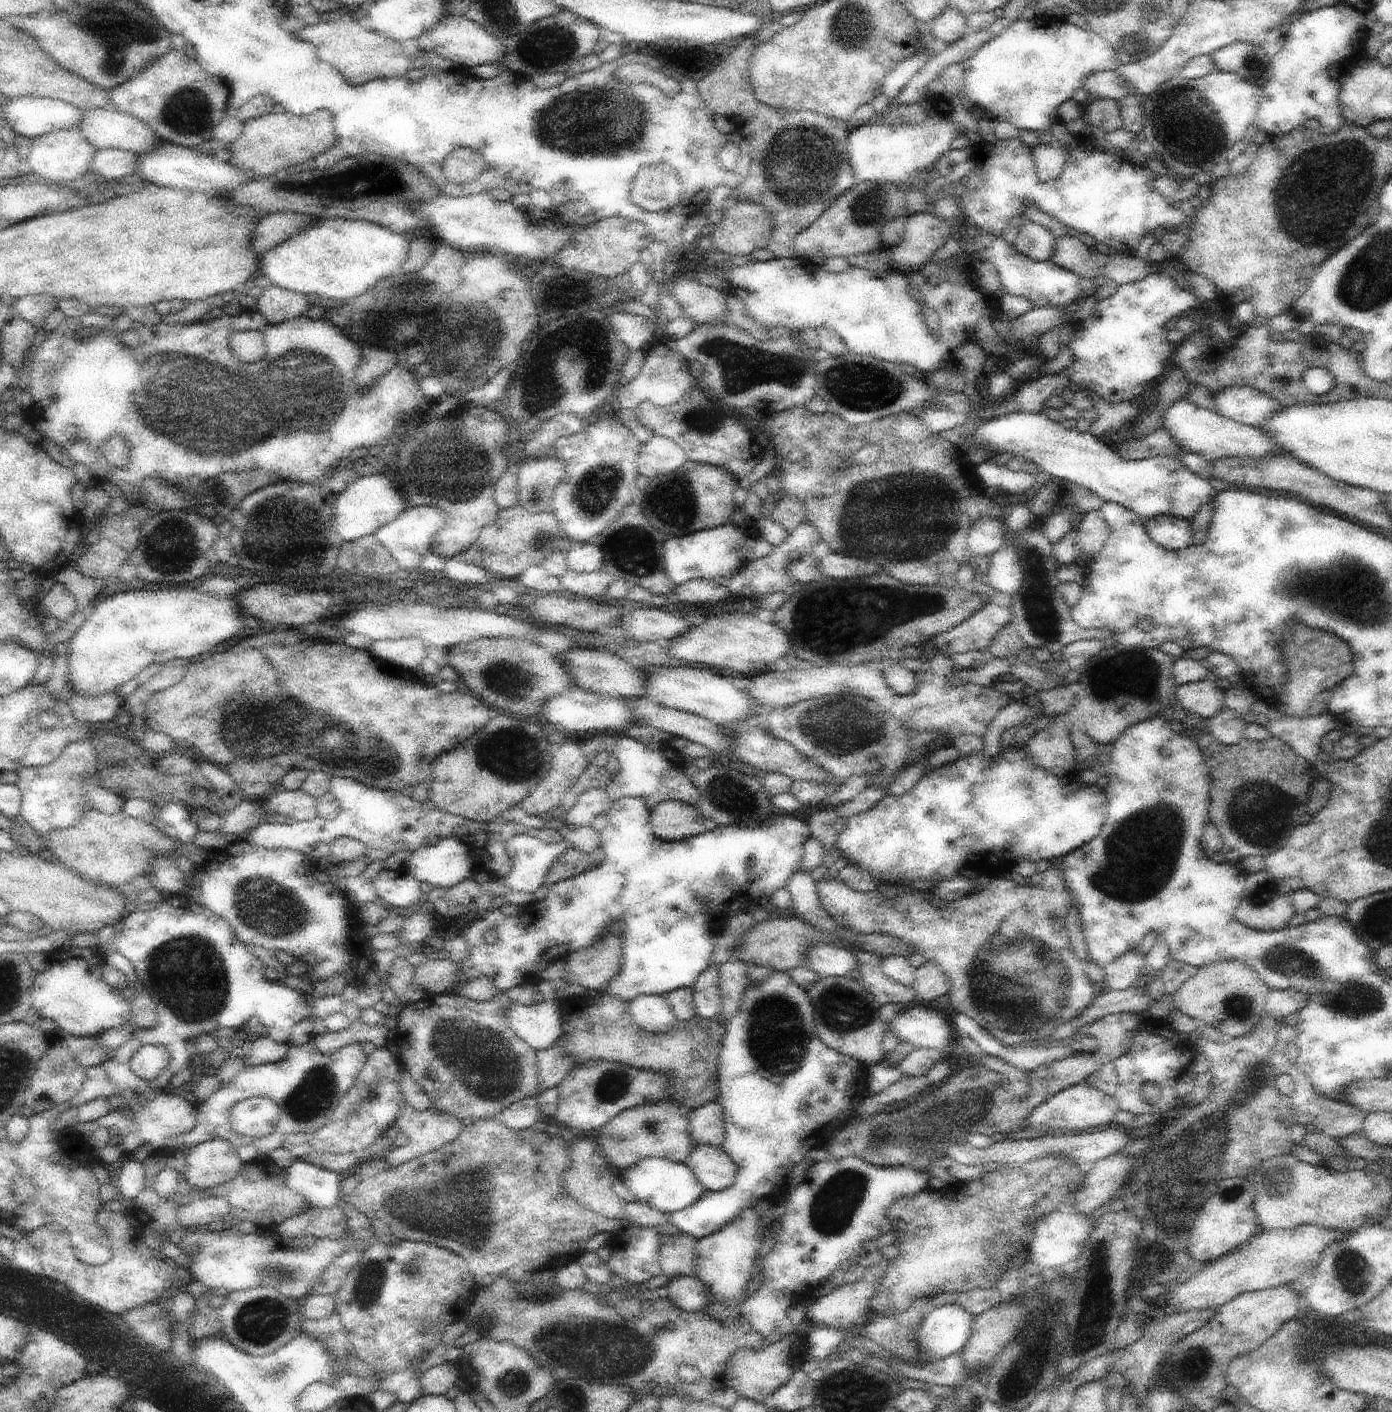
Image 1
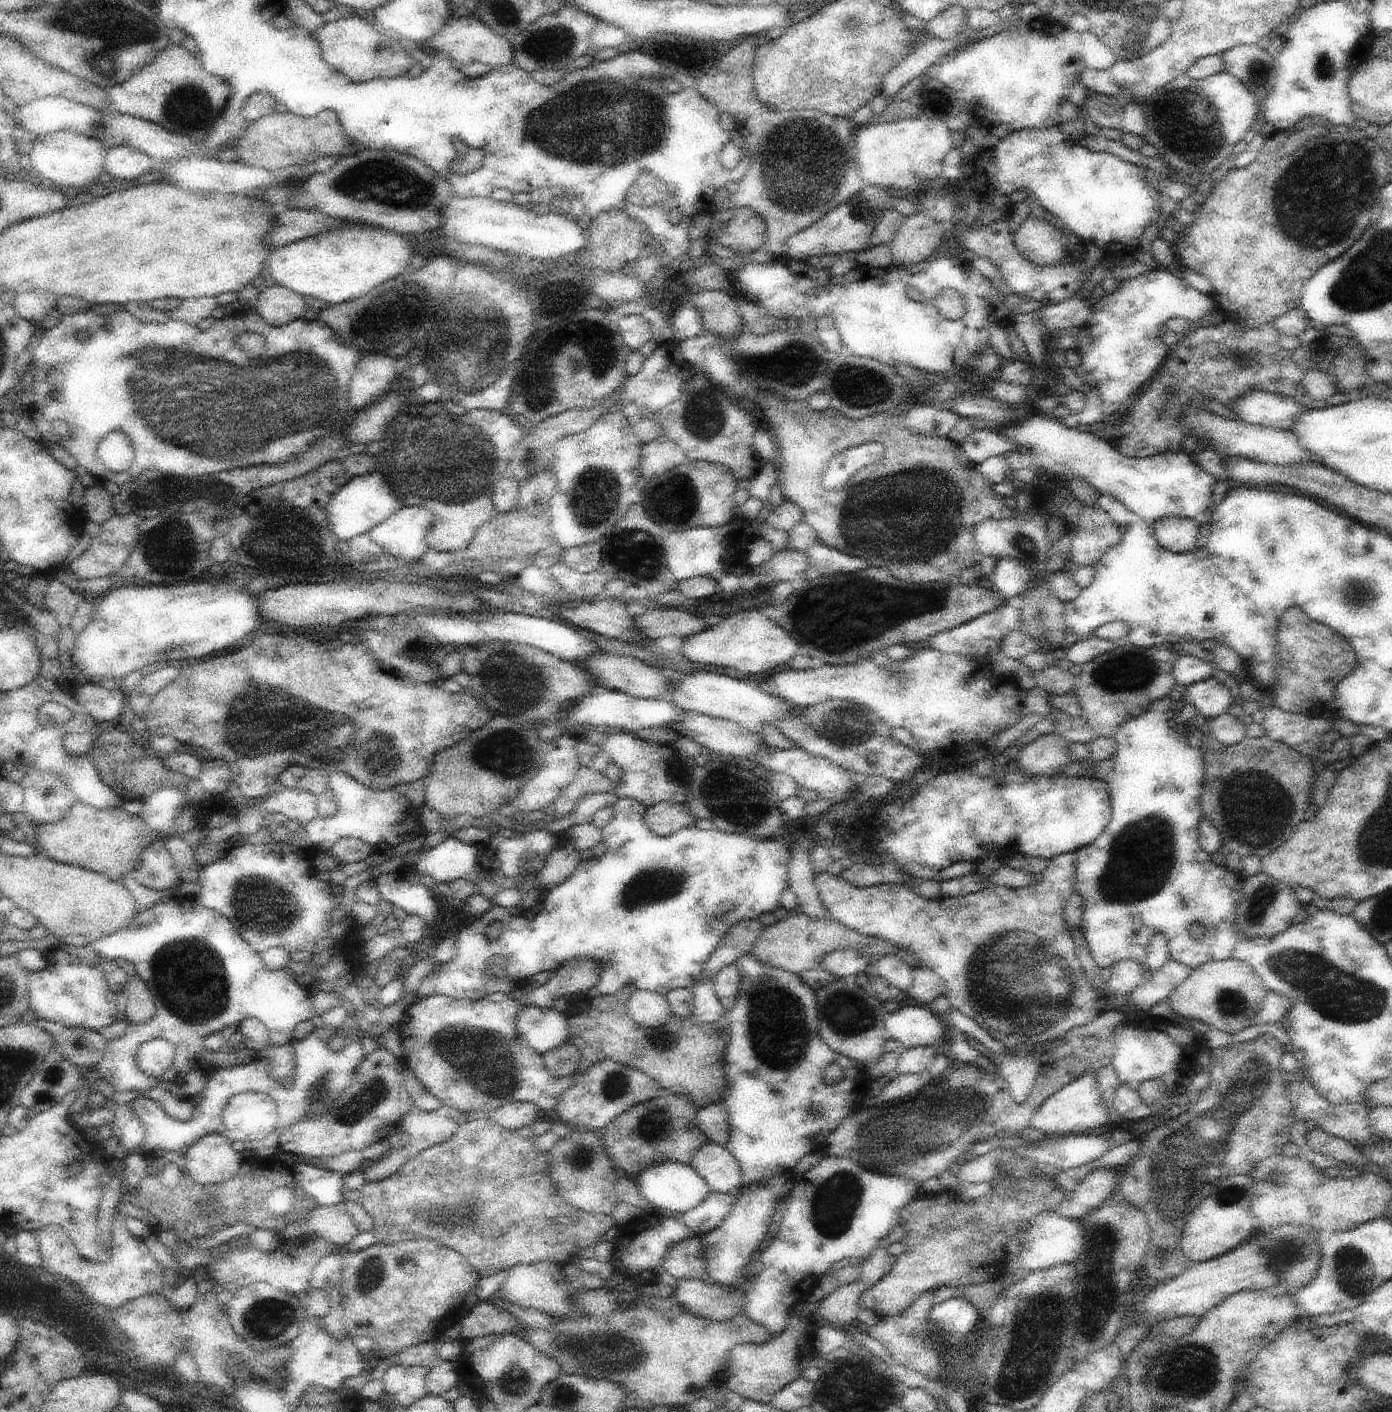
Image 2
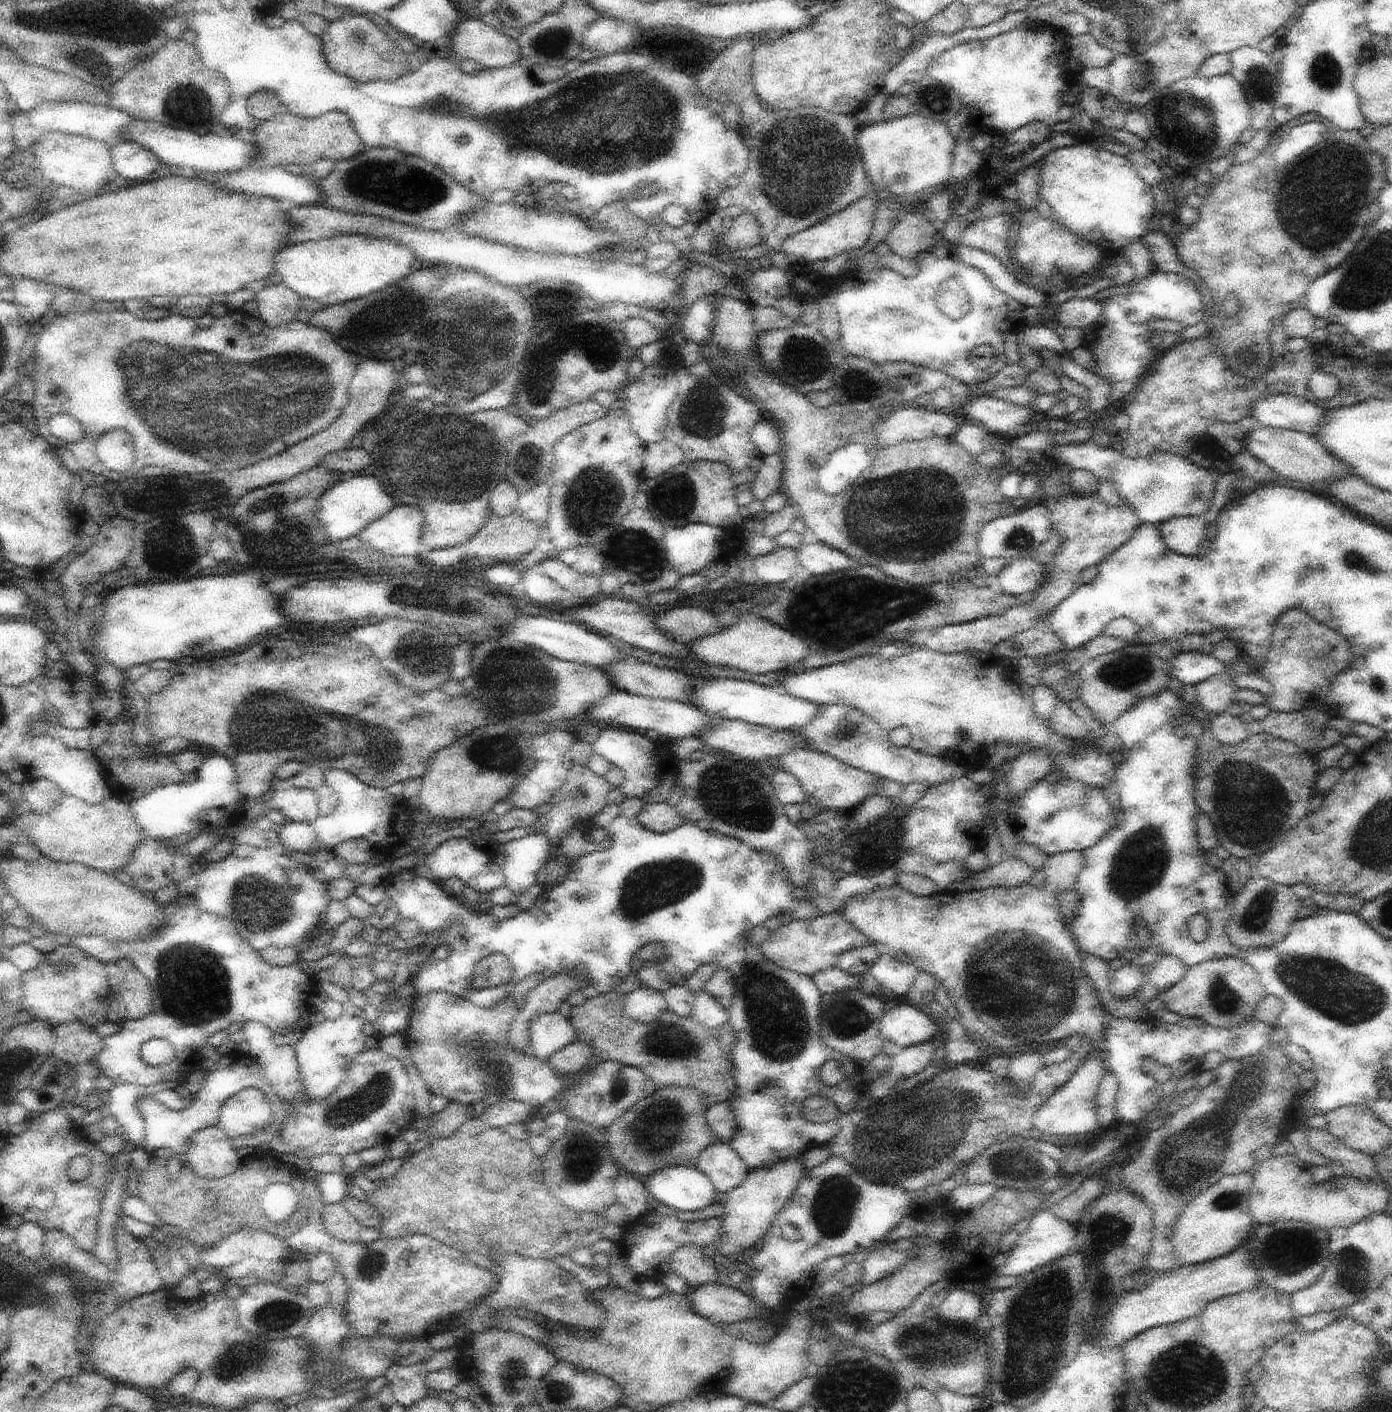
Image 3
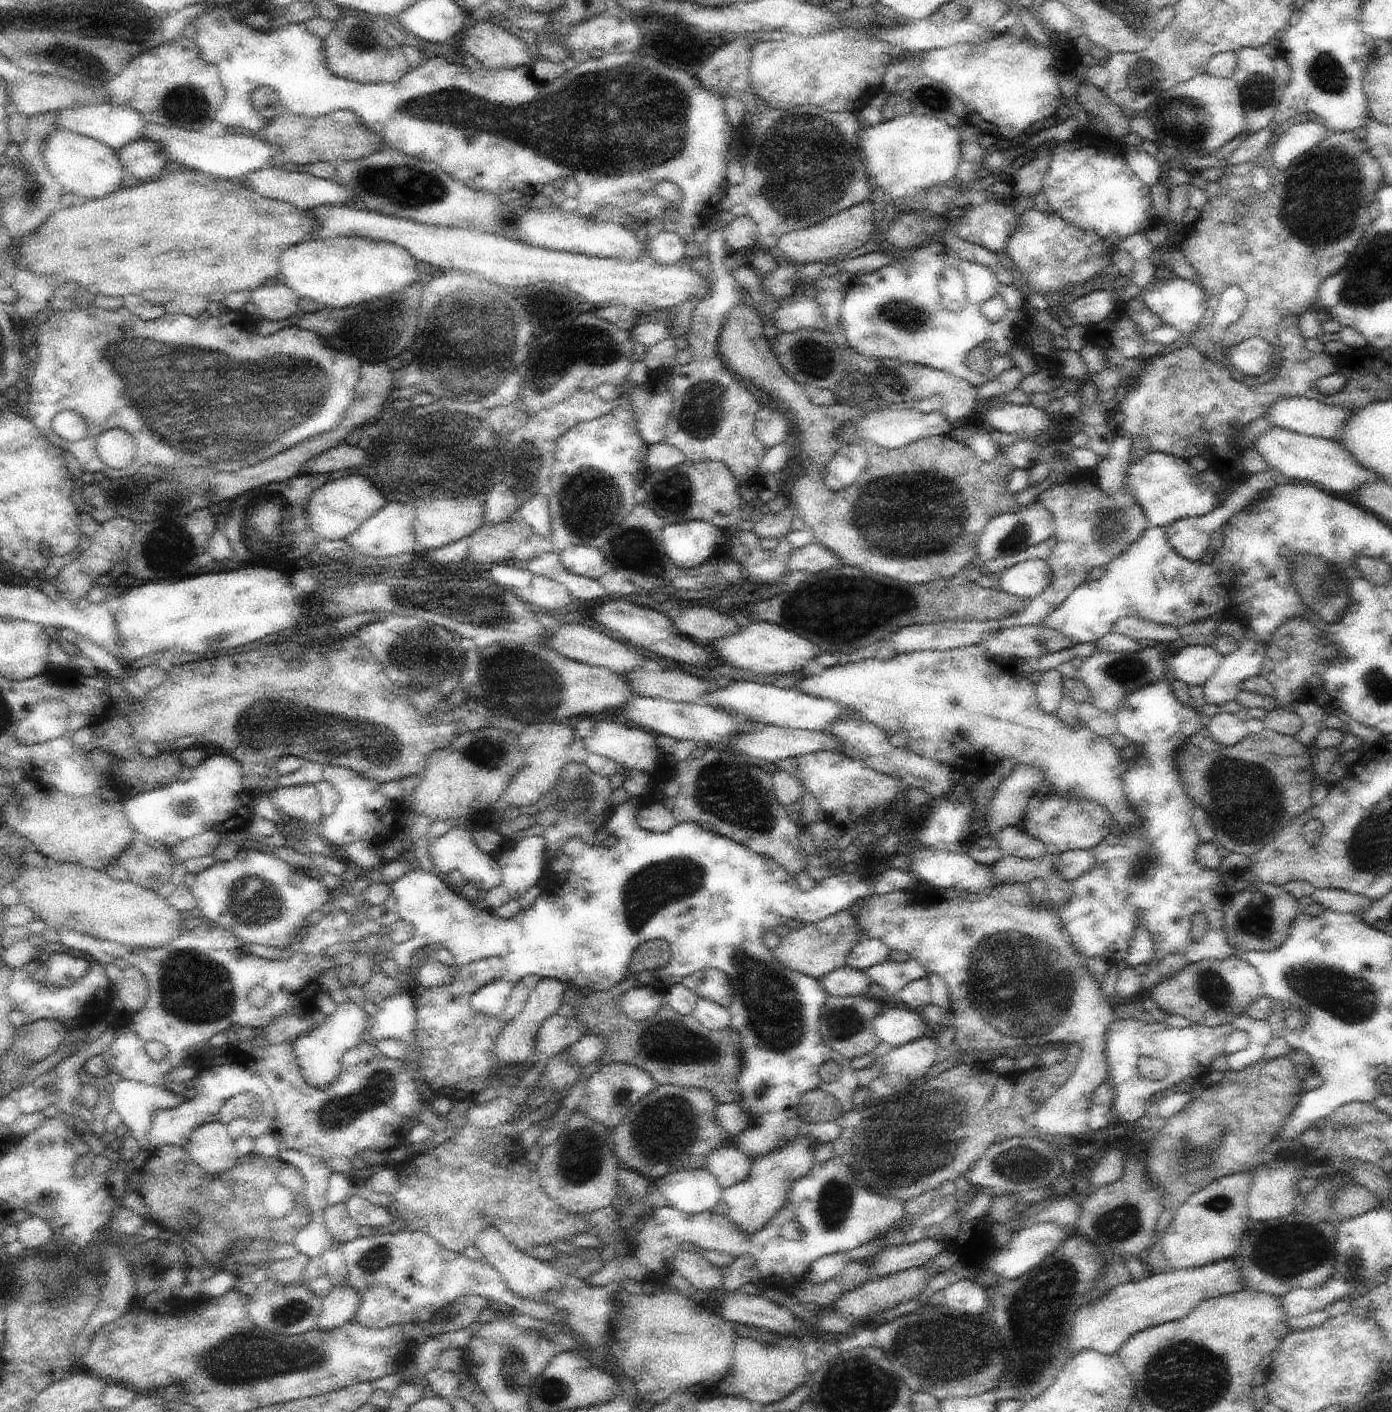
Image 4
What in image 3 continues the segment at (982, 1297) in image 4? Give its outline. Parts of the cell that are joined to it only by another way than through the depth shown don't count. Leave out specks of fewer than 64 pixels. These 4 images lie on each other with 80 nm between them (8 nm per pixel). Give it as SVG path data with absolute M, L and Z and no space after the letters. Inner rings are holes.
M954 1289L934 1313L952 1324L974 1324L982 1314L982 1299L973 1292Z

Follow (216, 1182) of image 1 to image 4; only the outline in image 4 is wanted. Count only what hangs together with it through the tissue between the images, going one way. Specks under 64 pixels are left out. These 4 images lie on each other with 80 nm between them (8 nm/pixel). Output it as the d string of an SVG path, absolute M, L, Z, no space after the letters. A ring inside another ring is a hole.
M220 1121L206 1123L192 1132L188 1152L204 1172L218 1178L239 1163L239 1152L233 1138Z

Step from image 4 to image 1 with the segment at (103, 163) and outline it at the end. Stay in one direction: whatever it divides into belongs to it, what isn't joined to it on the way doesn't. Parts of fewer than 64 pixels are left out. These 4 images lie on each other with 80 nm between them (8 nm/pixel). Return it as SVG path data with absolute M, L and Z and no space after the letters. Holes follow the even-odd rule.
M56 129L49 133L40 135L34 139L31 146L30 166L37 176L48 183L68 185L72 180L78 180L91 170L91 164L95 157L96 149L83 138L79 129Z

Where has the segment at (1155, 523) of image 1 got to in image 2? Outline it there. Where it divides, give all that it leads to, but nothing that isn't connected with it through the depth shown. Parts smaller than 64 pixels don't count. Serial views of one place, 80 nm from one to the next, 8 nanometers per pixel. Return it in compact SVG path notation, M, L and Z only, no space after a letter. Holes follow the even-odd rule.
M1168 515L1158 519L1152 526L1156 540L1166 549L1175 553L1194 550L1199 533L1196 519Z

